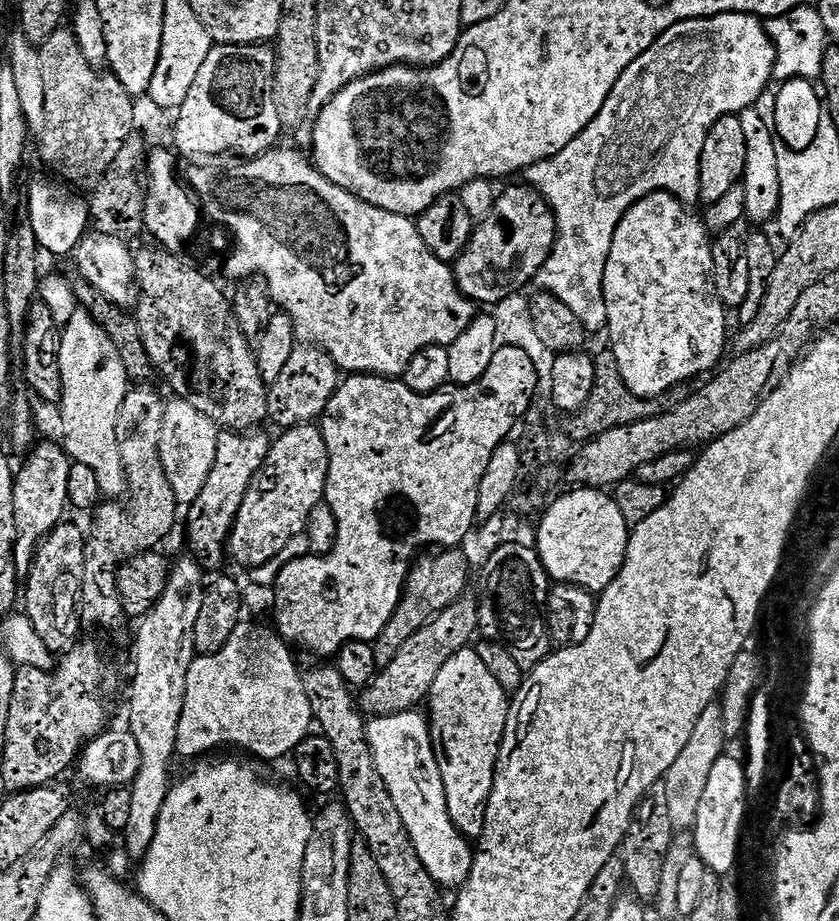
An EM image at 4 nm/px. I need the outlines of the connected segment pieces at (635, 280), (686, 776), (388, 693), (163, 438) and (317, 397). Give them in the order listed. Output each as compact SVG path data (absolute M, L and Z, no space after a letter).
M651 192L646 198L639 200L624 215L618 230L614 234L614 242L610 246L610 254L604 271L604 305L608 311L606 332L612 335L611 351L620 352L620 362L618 364L624 364L624 375L622 376L628 376L625 386L632 384L632 388L636 388L636 394L638 392L657 392L659 396L664 396L660 388L665 388L668 393L671 393L676 390L679 384L684 384L687 380L702 375L703 372L709 371L708 373L711 373L725 359L724 343L727 340L729 343L730 332L728 336L728 320L724 317L724 314L726 314L725 304L716 296L710 275L713 241L710 239L708 229L704 227L703 219L699 215L691 216L687 211L691 212L671 192Z
M719 703L711 704L706 706L706 710L702 710L702 718L698 718L698 726L694 726L694 734L690 734L690 742L686 742L682 754L678 754L674 766L670 766L662 781L668 817L677 829L684 830L694 824L703 791L706 789L706 782L710 779L710 770L713 769L718 758L725 755L724 745L726 739L723 734L722 710Z
M469 598L455 600L446 610L434 617L422 630L415 632L387 661L388 665L379 669L378 675L359 693L358 708L365 717L393 716L399 712L413 711L423 705L429 696L438 670L450 662L458 650L473 643L476 623L480 616L476 613L476 604Z
M172 398L164 405L164 421L160 424L160 459L159 467L164 467L163 479L168 481L177 503L189 506L202 494L206 478L216 464L216 451L221 429L215 421L196 408L188 398Z
M297 350L290 354L290 362L282 369L282 374L267 389L268 417L280 430L299 428L302 424L312 424L323 413L342 381L341 371L331 356L320 350L304 352Z

